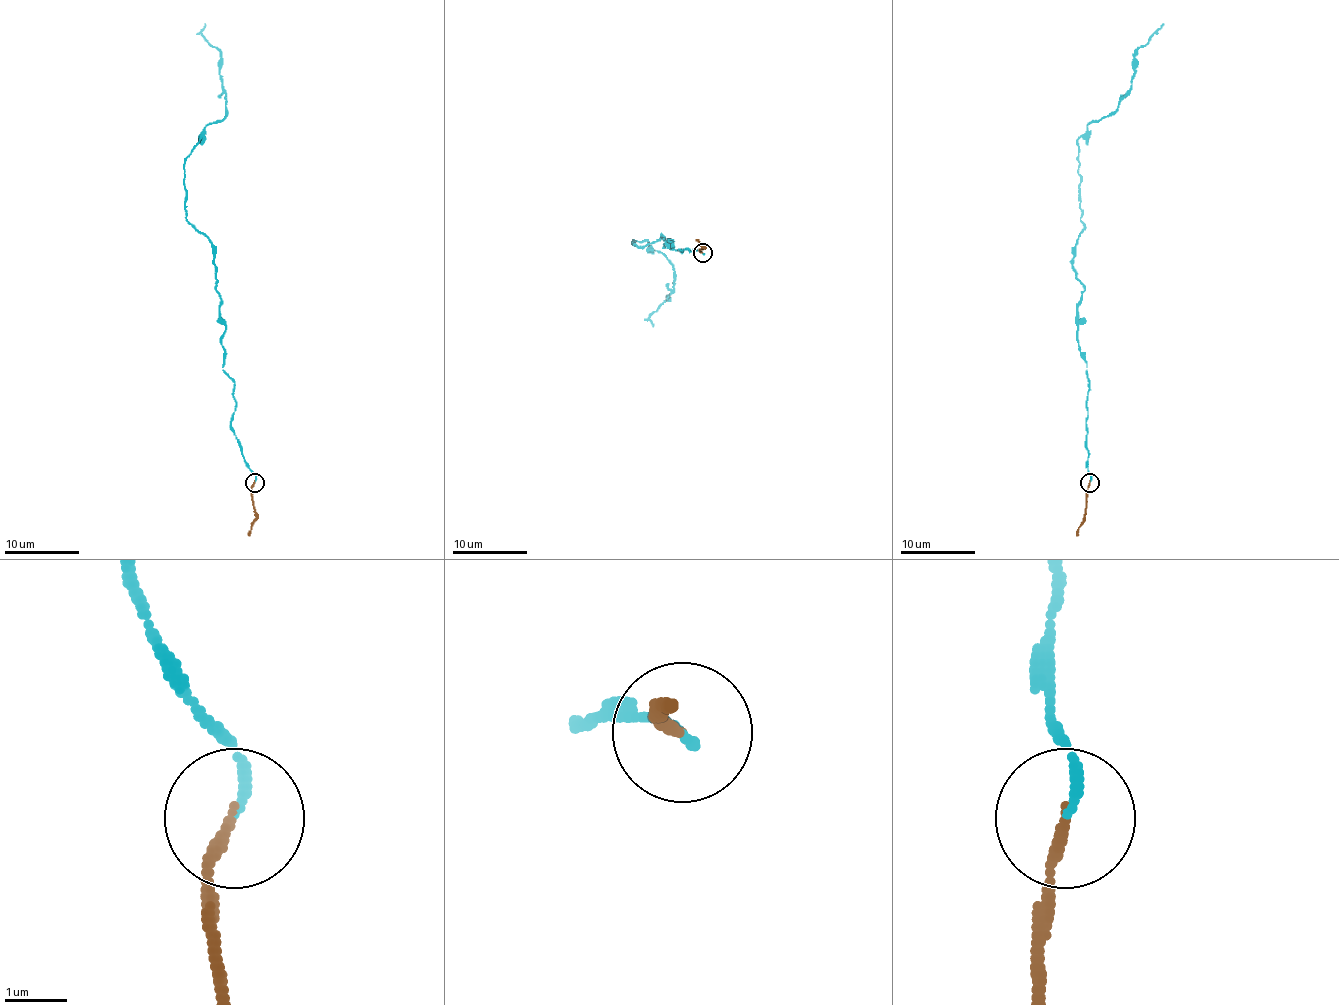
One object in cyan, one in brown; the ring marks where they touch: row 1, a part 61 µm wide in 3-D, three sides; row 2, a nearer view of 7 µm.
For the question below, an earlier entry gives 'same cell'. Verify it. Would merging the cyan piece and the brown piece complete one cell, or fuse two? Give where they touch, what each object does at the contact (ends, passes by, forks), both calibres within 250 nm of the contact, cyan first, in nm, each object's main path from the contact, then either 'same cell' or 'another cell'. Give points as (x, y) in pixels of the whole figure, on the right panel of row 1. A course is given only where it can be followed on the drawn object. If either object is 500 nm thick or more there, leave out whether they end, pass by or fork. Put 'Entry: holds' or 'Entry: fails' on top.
Entry: holds
place (1089, 482); cyan ends; brown ends; calibres 140 and 170 nm; course cyan (1090, 483), (1077, 140), (1116, 110), (1133, 54), (1163, 24); course brown (1090, 483), (1084, 520), (1077, 535); same cell

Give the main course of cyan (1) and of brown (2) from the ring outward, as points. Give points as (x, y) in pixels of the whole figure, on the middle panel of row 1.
1: (702, 253), (664, 247), (662, 236), (632, 242), (647, 240), (674, 270), (653, 326)
2: (702, 253), (700, 249), (704, 247), (696, 240)

